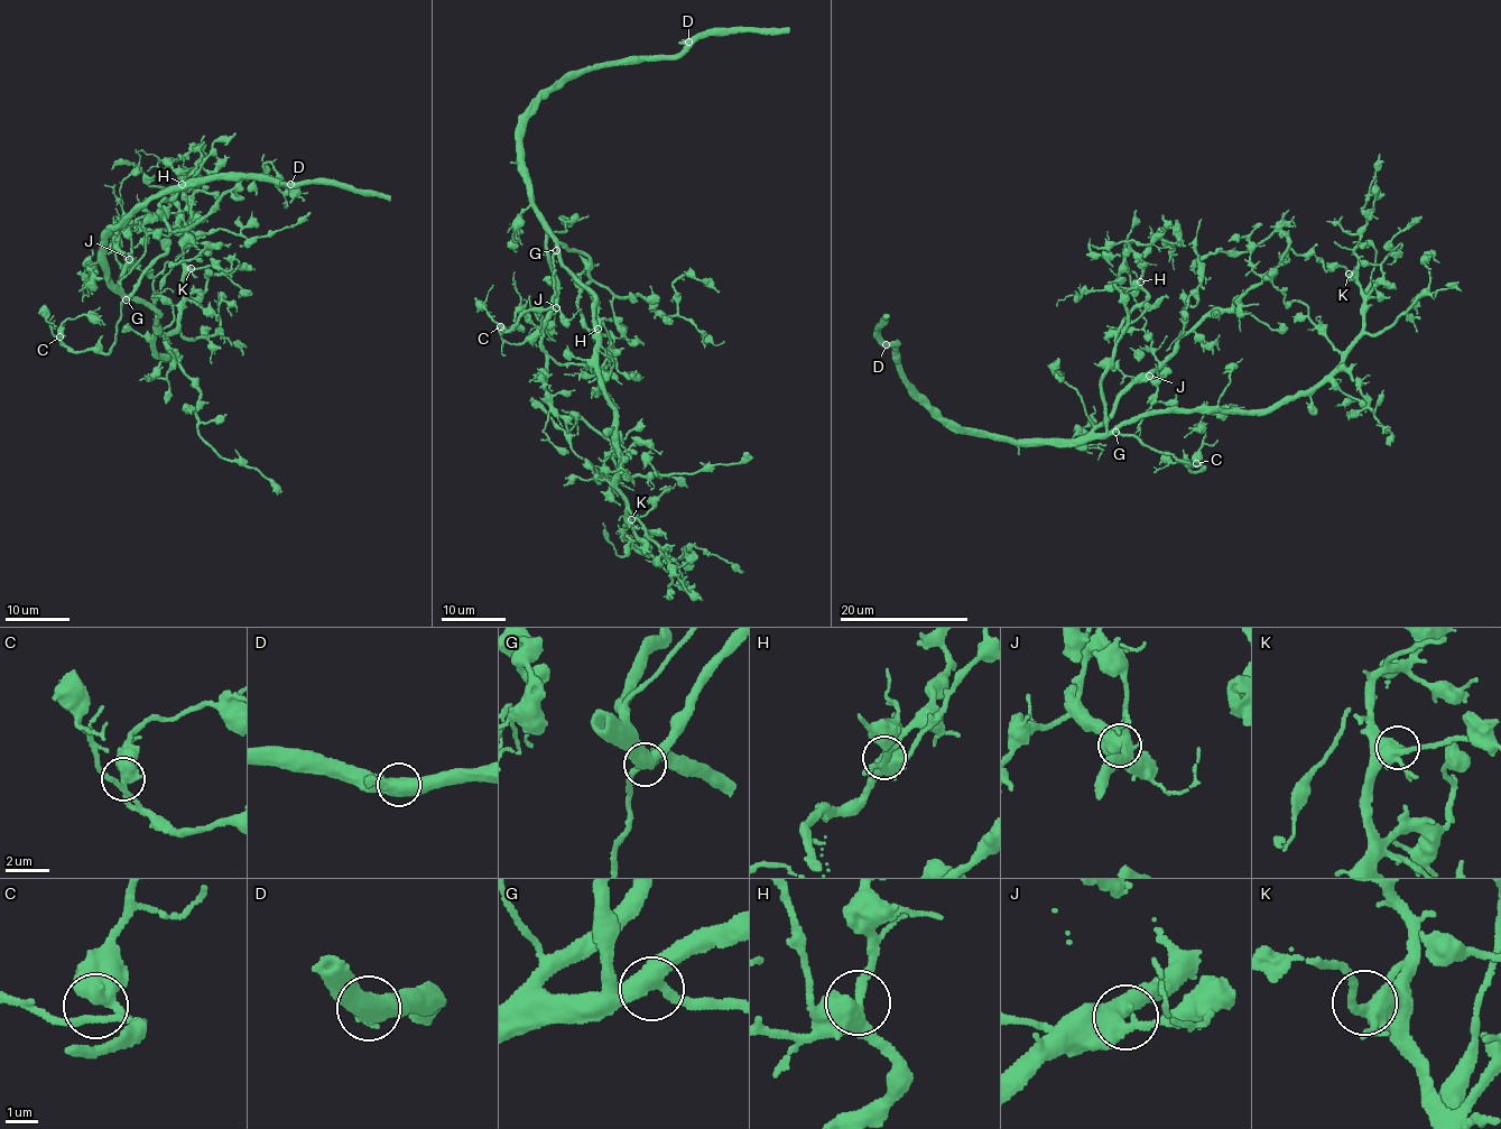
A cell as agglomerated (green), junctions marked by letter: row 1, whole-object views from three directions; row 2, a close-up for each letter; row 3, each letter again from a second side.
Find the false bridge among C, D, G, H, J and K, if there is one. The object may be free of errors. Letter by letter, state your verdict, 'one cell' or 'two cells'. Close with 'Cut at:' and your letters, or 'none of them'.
C: one cell
D: one cell
G: one cell
H: one cell
J: one cell
K: one cell
Cut at: none of them

